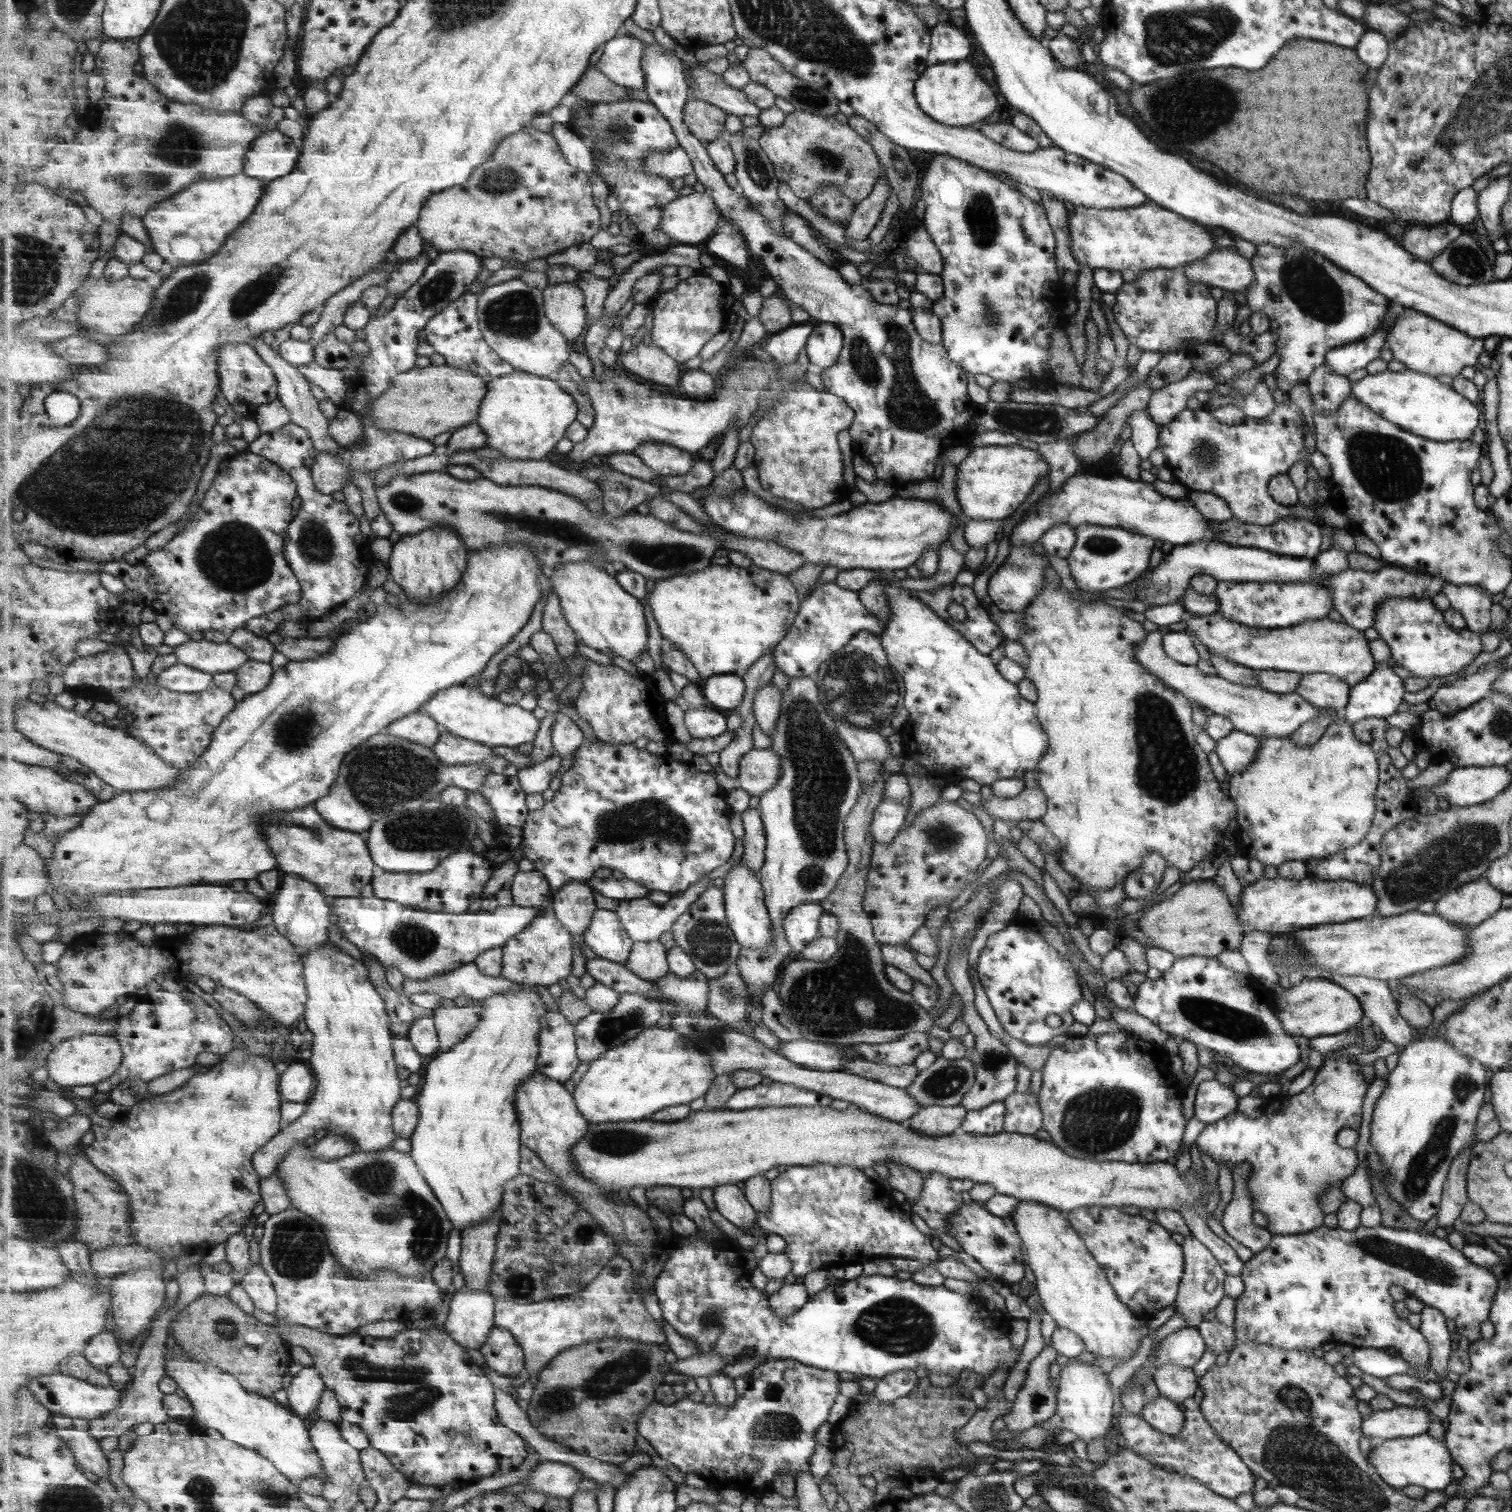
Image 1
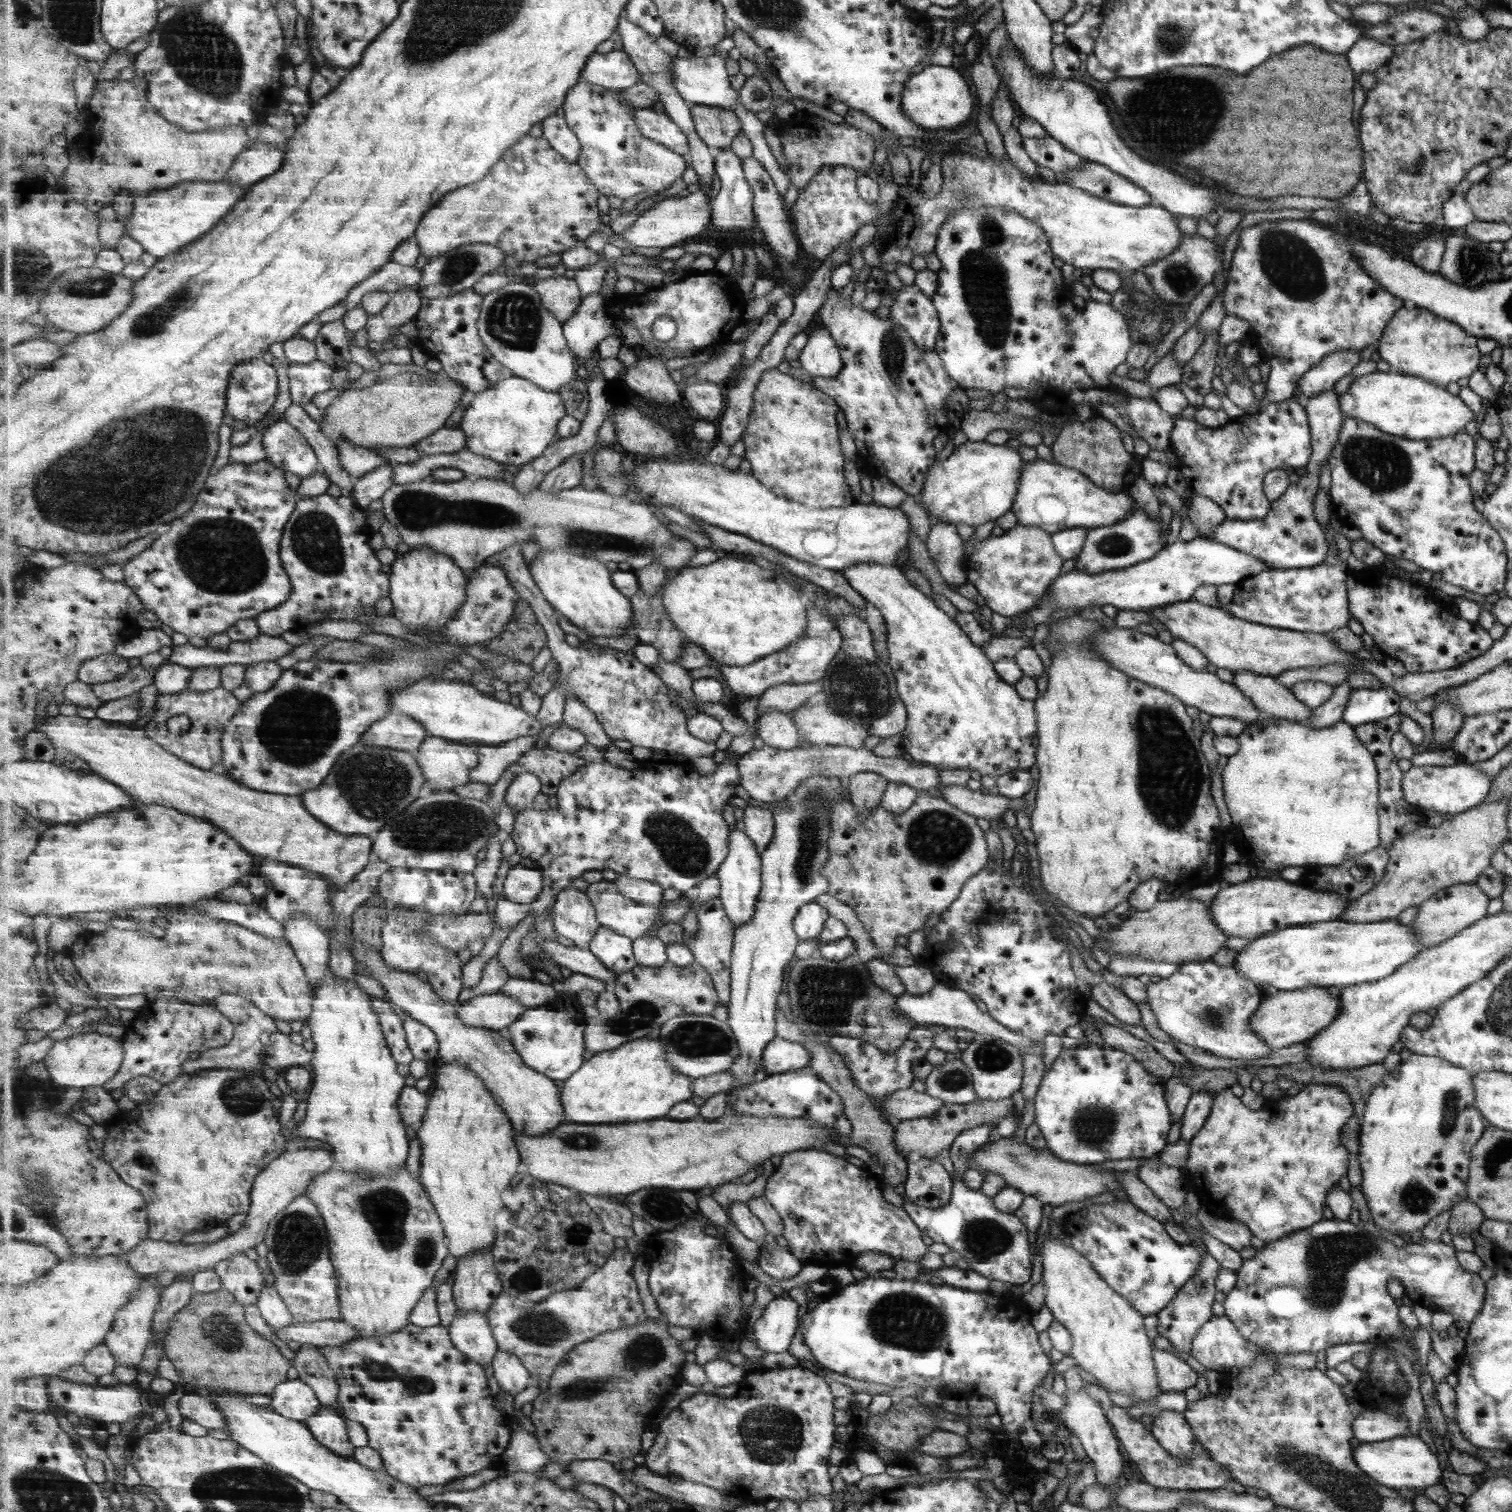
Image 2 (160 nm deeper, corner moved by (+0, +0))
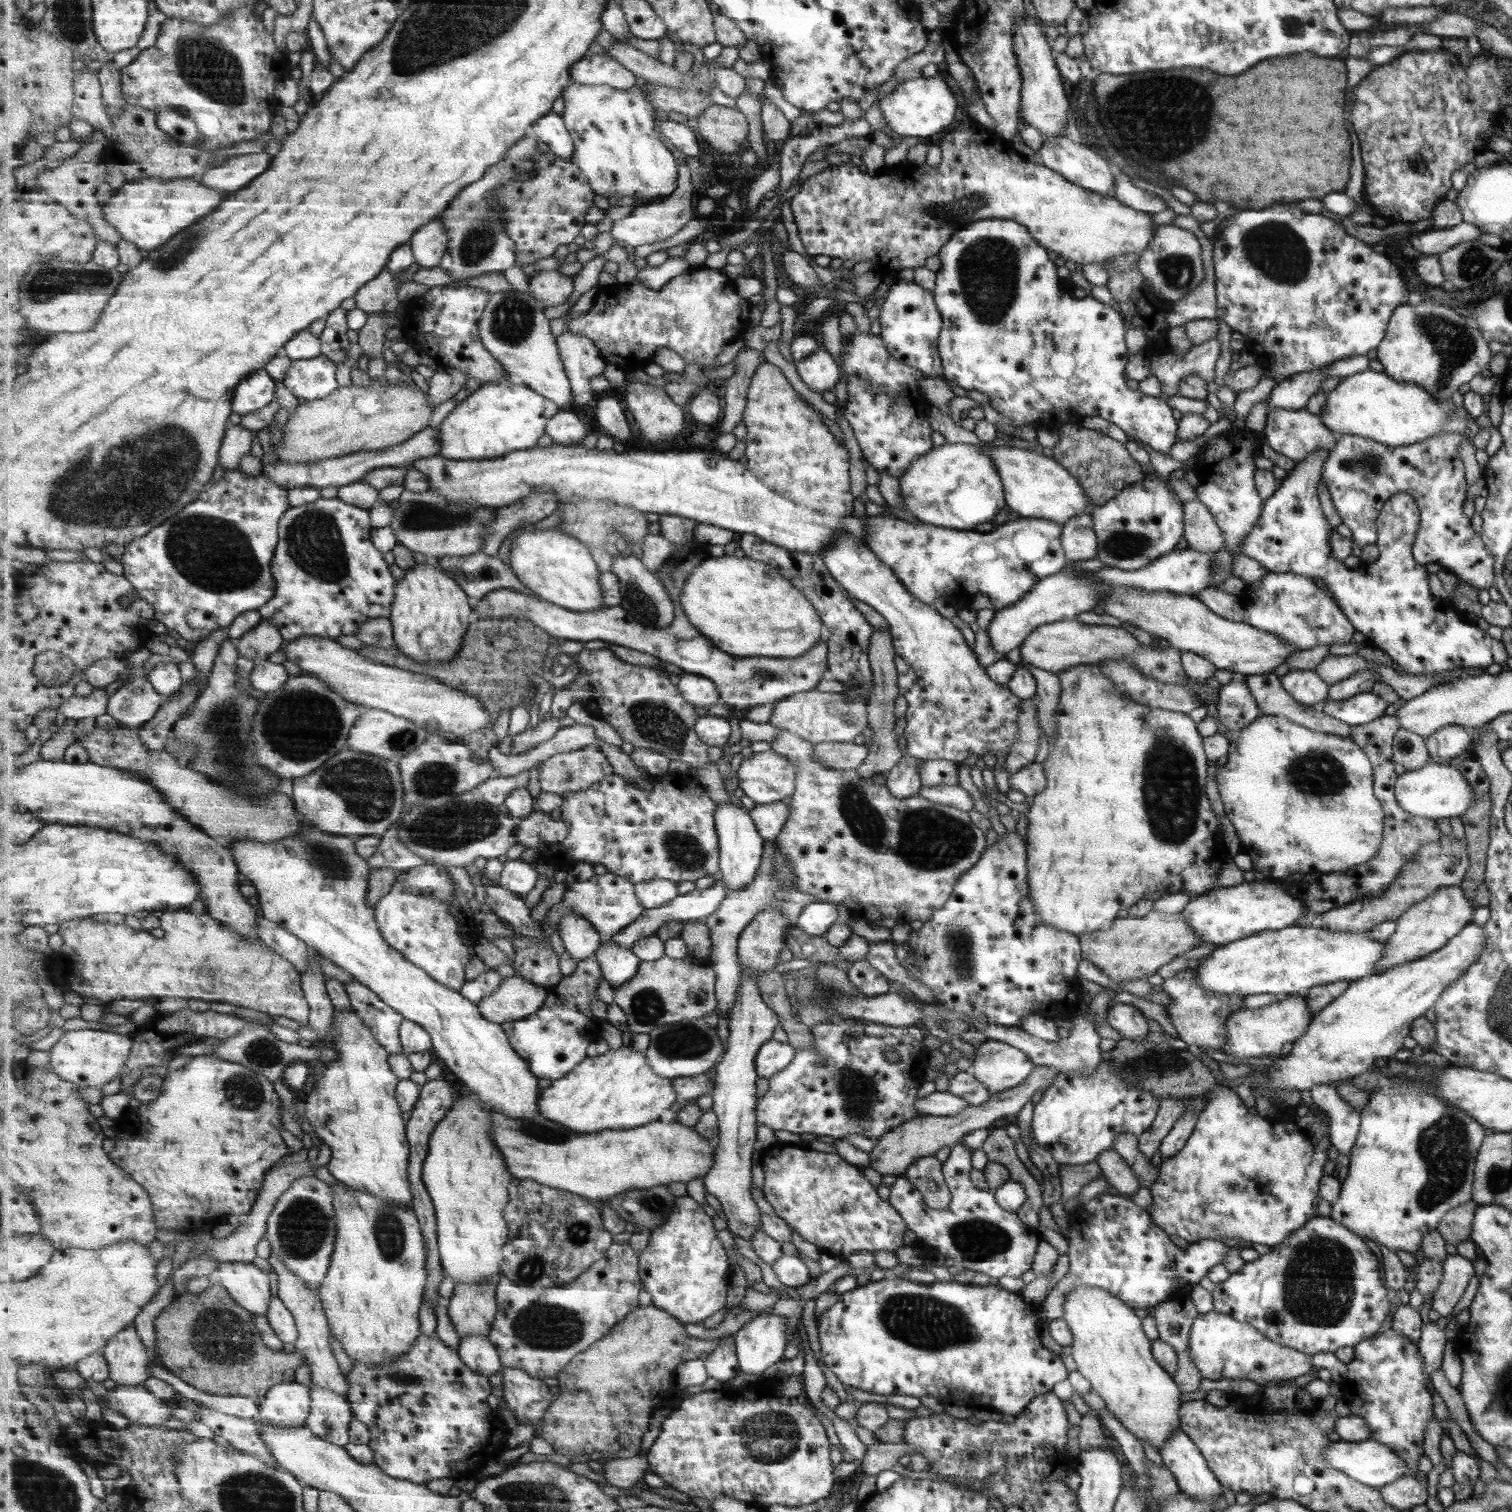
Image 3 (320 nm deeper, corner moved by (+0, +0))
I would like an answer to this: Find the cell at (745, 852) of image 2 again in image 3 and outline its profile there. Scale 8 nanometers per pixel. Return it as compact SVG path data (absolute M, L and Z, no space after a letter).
M733 802L718 804L715 812L715 823L718 824L720 841L720 872L719 878L723 879L728 886L728 892L743 890L751 881L754 881L758 868L762 865L765 840L759 834L758 827L751 813L743 807L739 808Z

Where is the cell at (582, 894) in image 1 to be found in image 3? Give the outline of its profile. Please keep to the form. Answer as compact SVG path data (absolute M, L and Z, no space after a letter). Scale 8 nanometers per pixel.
M569 911L562 920L559 934L565 950L577 962L597 956L604 940L594 924L575 911Z

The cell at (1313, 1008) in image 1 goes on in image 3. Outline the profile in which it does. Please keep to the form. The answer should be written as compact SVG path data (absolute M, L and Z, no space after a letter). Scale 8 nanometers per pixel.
M1287 995L1276 1002L1256 1009L1237 1009L1226 1018L1227 1044L1220 1051L1233 1058L1279 1057L1283 1044L1301 1038L1313 1018L1307 997Z

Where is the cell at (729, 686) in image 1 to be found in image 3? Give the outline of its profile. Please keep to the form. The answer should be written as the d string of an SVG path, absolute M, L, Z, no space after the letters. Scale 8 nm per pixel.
M683 671L678 676L677 685L680 688L681 694L693 706L707 709L709 706L720 702L718 686L710 678Z

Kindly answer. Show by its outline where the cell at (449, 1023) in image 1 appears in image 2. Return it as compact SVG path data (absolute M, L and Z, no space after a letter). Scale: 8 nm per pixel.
M495 993L476 996L461 1004L460 1017L468 1025L502 1032L517 1022L526 1009L520 1000L505 993Z

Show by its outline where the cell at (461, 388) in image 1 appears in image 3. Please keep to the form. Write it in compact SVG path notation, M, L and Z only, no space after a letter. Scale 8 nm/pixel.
M348 385L338 387L326 398L306 401L292 413L289 422L283 428L283 435L277 446L272 446L278 460L287 464L319 462L331 458L339 458L356 452L375 452L403 444L415 434L429 428L429 420L433 414L430 395L422 391L413 391L410 387L388 385L388 387L361 387Z

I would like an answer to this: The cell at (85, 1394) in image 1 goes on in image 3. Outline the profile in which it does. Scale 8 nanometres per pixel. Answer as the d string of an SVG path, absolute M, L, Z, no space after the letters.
M119 1385L109 1390L105 1398L109 1407L121 1411L138 1425L162 1427L173 1418L172 1408L164 1399L158 1399L143 1385Z

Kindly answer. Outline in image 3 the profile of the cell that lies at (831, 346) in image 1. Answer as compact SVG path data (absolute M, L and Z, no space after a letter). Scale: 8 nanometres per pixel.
M823 346L817 347L817 351L801 363L796 362L795 366L802 381L815 394L823 394L825 390L831 391L839 382L837 364Z

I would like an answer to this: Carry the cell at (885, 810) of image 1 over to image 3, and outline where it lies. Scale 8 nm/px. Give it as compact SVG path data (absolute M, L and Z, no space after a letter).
M904 754L886 776L884 786L895 798L905 800L919 792L921 780L917 774L917 762L917 758Z

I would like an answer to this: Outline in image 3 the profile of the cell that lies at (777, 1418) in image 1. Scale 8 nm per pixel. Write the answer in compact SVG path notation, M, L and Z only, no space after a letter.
M803 1374L793 1376L782 1376L782 1378L772 1378L763 1383L755 1383L744 1388L723 1389L722 1387L714 1391L704 1391L699 1394L685 1396L683 1401L676 1406L676 1409L662 1423L662 1431L650 1446L645 1454L650 1462L650 1470L659 1476L665 1484L680 1492L684 1492L689 1498L705 1498L713 1501L720 1496L731 1496L749 1505L758 1506L762 1509L774 1504L783 1506L799 1507L811 1504L821 1498L827 1498L833 1484L835 1475L831 1474L831 1462L829 1462L829 1444L824 1426L817 1420L814 1410L809 1404L807 1396L807 1386L804 1385Z

